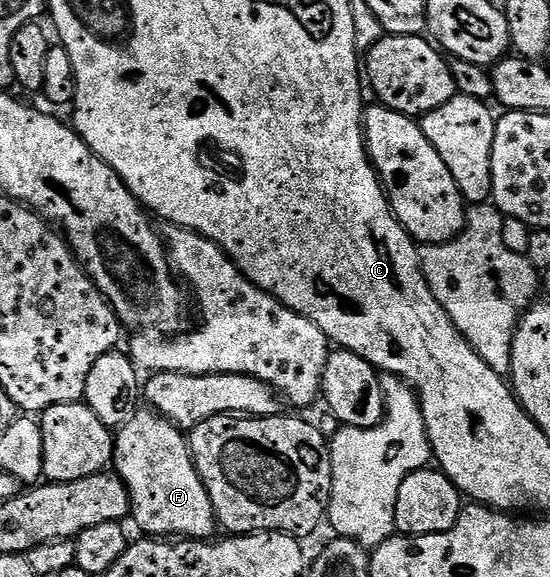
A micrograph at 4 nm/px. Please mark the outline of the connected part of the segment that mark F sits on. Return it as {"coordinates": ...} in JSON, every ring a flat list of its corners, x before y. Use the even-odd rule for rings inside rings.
{"coordinates":[[140,409,134,417,130,417,130,421,121,425,114,435,111,466,126,485,132,502,131,518,133,520,136,518,136,523,144,530,141,532,145,536,211,540,217,534,216,514,206,493,206,485,200,480,196,462,192,460,189,440,185,432,163,415,158,415,151,409]]}

